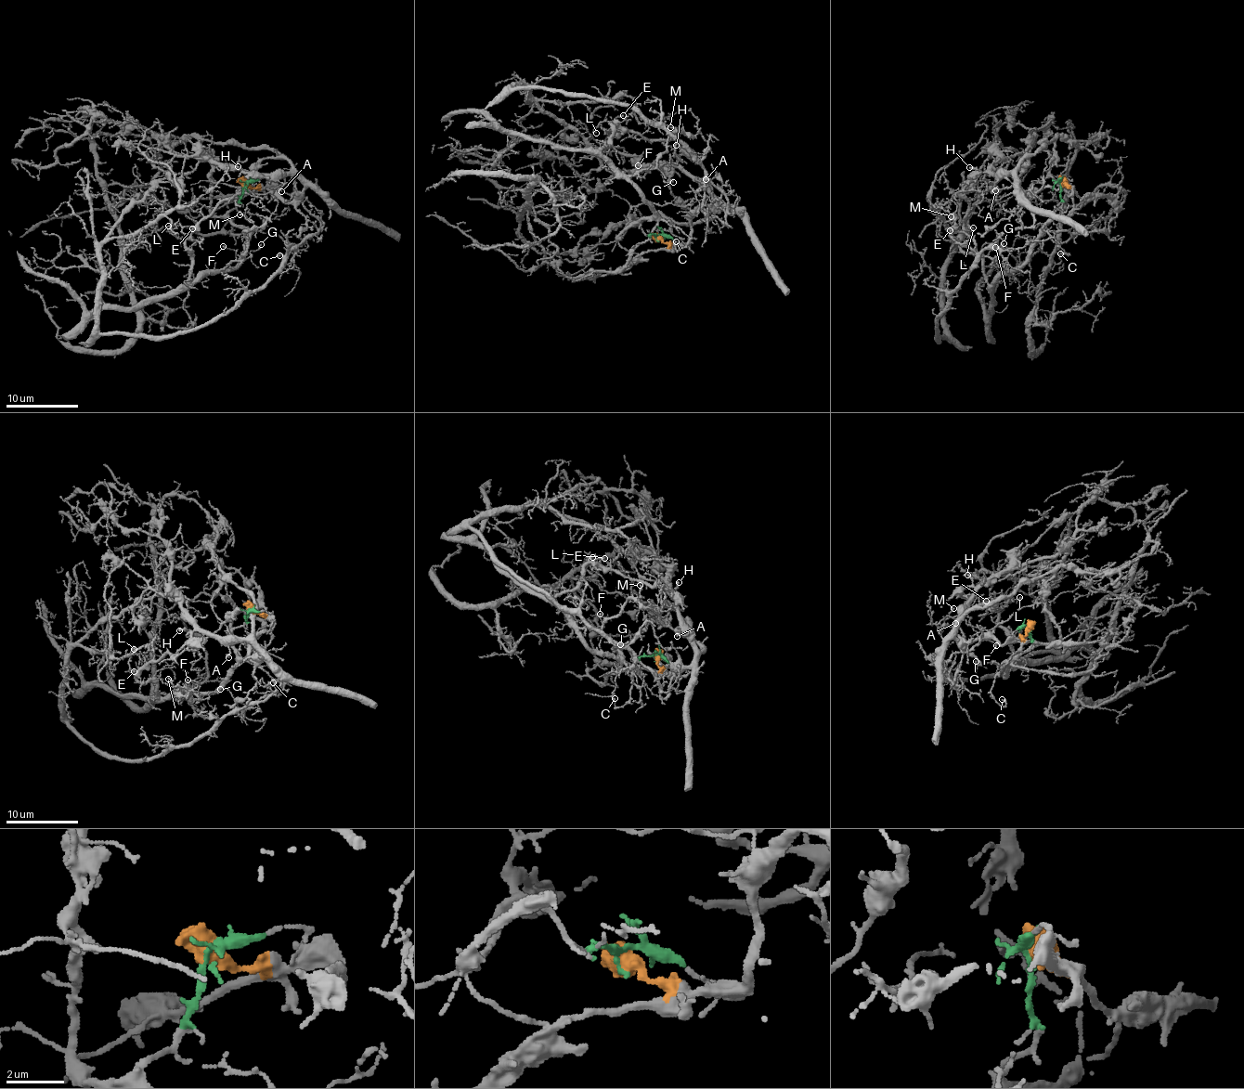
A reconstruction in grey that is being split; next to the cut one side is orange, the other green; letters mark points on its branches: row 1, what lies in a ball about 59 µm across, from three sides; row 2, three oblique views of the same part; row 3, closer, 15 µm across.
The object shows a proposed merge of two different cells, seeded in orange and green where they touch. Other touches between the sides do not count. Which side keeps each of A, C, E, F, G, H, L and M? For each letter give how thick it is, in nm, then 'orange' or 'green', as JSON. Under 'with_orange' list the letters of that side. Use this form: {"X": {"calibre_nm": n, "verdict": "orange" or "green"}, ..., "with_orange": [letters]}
{"A": {"calibre_nm": 120, "verdict": "orange"}, "C": {"calibre_nm": 200, "verdict": "green"}, "E": {"calibre_nm": 130, "verdict": "green"}, "F": {"calibre_nm": 130, "verdict": "green"}, "G": {"calibre_nm": 130, "verdict": "green"}, "H": {"calibre_nm": 190, "verdict": "orange"}, "L": {"calibre_nm": 90, "verdict": "green"}, "M": {"calibre_nm": 130, "verdict": "green"}, "with_orange": ["A", "H"]}

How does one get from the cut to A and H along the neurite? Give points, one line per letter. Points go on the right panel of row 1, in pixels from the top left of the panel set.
A: (1062, 185), (1067, 186), (1040, 187), (1019, 200), (1017, 182), (1007, 175), (995, 184), (995, 191)
H: (1062, 185), (1067, 186), (1056, 189), (1040, 187), (1019, 200), (1018, 185), (1014, 175), (987, 174), (968, 166)

